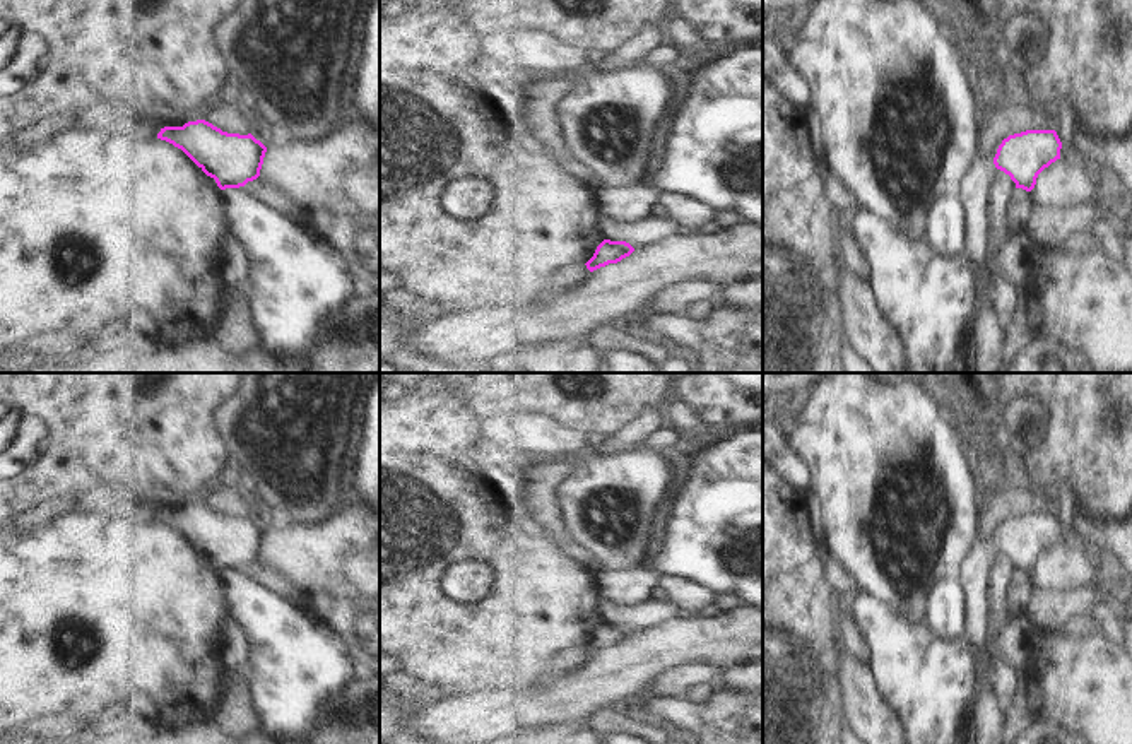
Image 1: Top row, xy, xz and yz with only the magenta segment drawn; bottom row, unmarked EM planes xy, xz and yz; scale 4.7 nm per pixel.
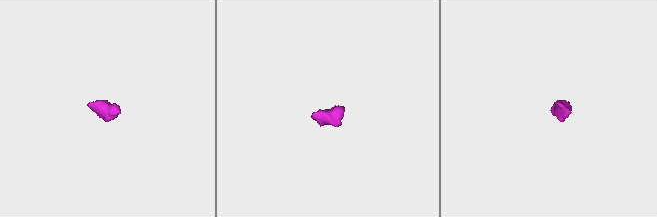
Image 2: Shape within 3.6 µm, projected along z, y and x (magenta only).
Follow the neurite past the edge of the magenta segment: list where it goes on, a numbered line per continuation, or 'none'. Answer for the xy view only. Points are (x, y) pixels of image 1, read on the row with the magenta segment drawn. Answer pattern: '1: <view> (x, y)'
none

